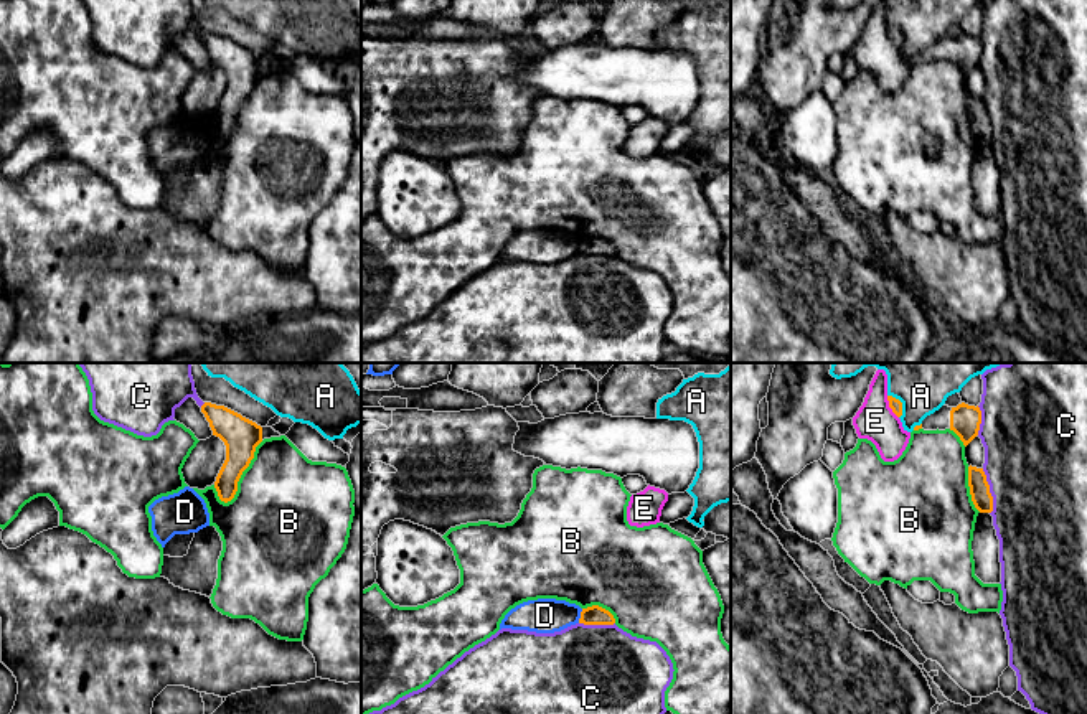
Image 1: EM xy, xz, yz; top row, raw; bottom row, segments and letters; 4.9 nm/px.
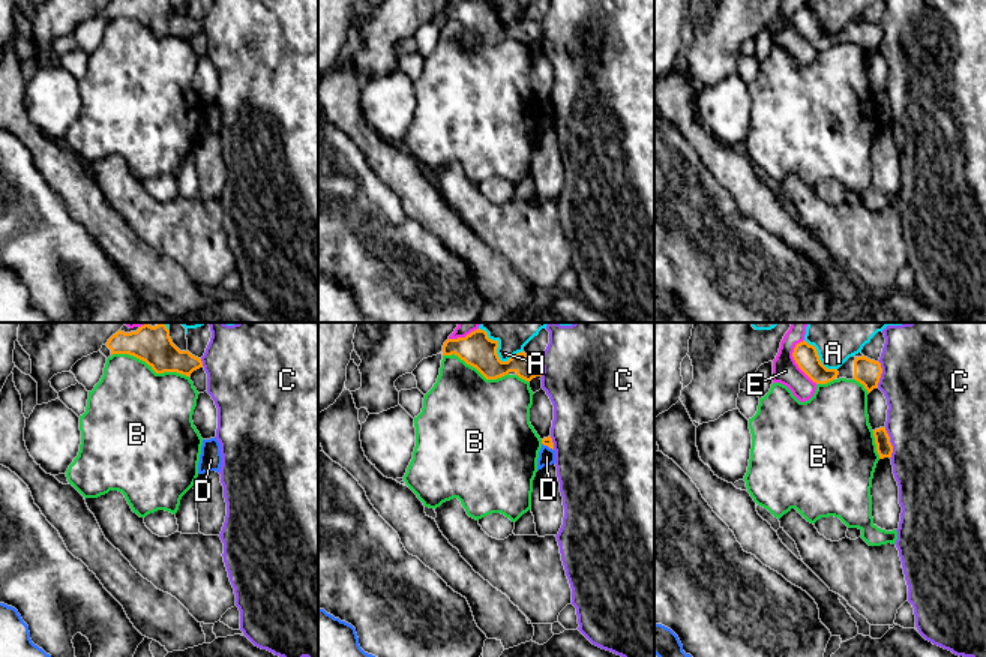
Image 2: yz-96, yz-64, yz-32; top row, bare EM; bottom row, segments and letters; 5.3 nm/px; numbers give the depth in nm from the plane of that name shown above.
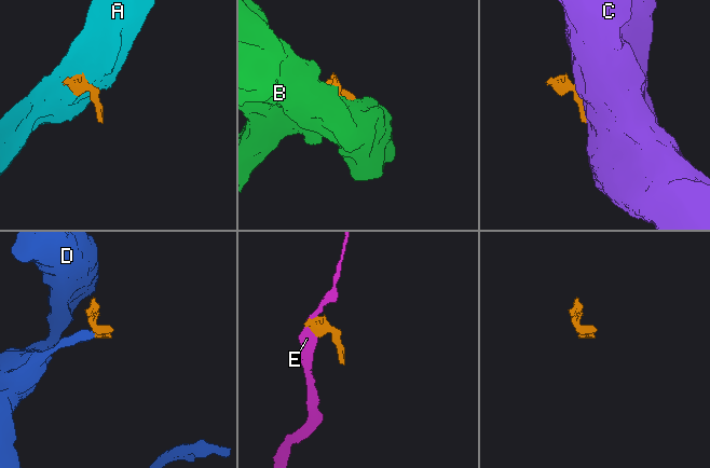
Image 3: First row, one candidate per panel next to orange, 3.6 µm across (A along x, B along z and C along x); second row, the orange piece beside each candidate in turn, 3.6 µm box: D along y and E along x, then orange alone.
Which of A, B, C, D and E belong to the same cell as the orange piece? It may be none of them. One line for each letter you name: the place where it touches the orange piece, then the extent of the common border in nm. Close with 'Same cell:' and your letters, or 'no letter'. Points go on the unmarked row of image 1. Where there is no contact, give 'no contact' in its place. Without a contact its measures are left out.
Same cell: no letter

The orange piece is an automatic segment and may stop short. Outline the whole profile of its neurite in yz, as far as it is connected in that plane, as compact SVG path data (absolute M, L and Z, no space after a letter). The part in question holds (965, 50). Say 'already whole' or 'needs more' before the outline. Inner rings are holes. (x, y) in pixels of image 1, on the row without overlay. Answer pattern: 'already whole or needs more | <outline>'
needs more | M965 33L957 38L942 36L934 45L927 46L920 56L915 56L914 61L953 61L963 76L967 78L980 61L981 41L976 36L968 36Z

